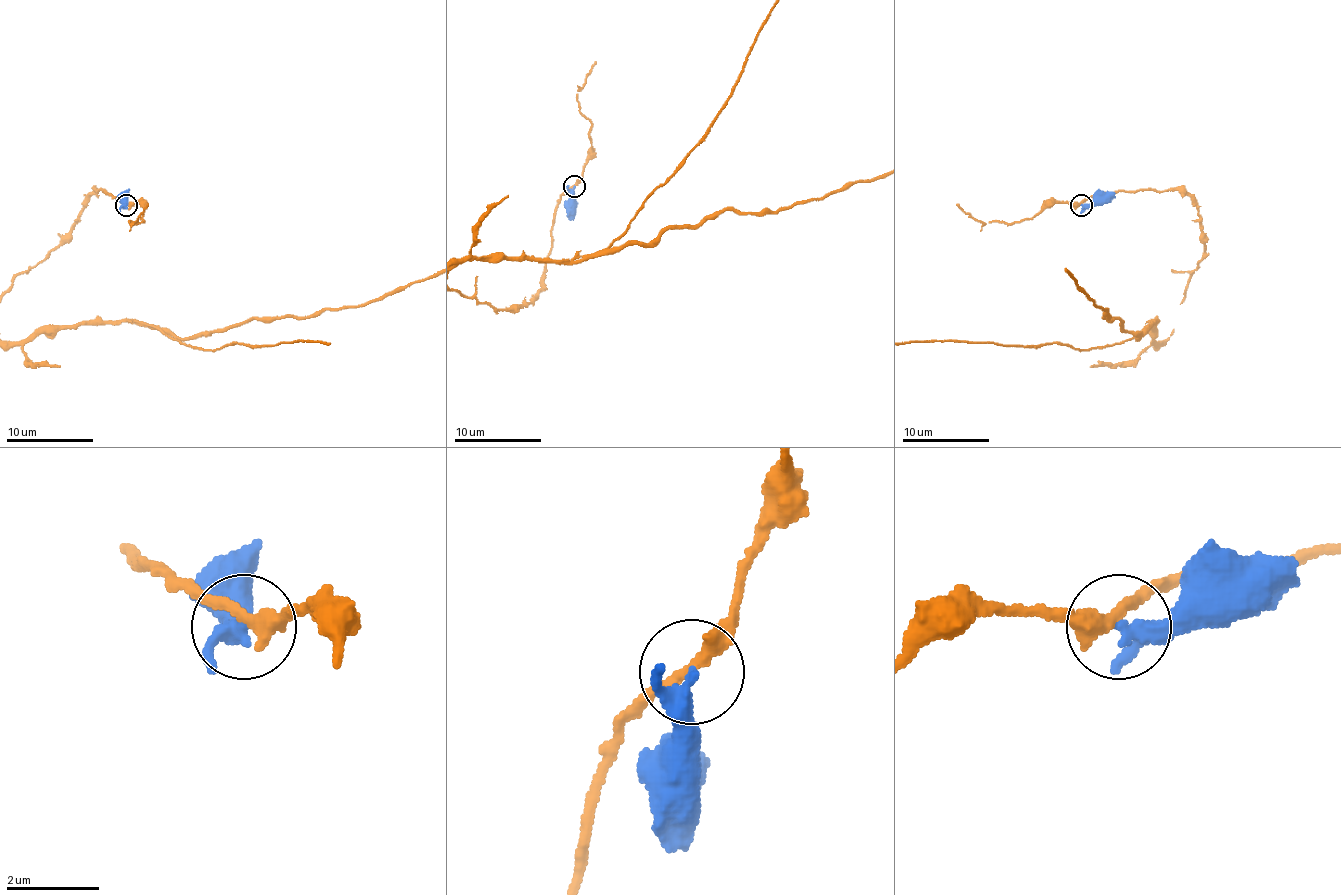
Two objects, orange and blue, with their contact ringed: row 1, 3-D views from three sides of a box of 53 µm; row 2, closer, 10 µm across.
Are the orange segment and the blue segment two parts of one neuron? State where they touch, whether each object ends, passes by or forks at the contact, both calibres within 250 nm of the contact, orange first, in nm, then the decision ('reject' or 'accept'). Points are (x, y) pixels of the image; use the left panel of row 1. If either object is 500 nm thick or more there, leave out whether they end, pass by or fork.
at (126, 205); orange passes by; blue passes by; 280 nm thick on the orange side, 280 nm on the other; accept

